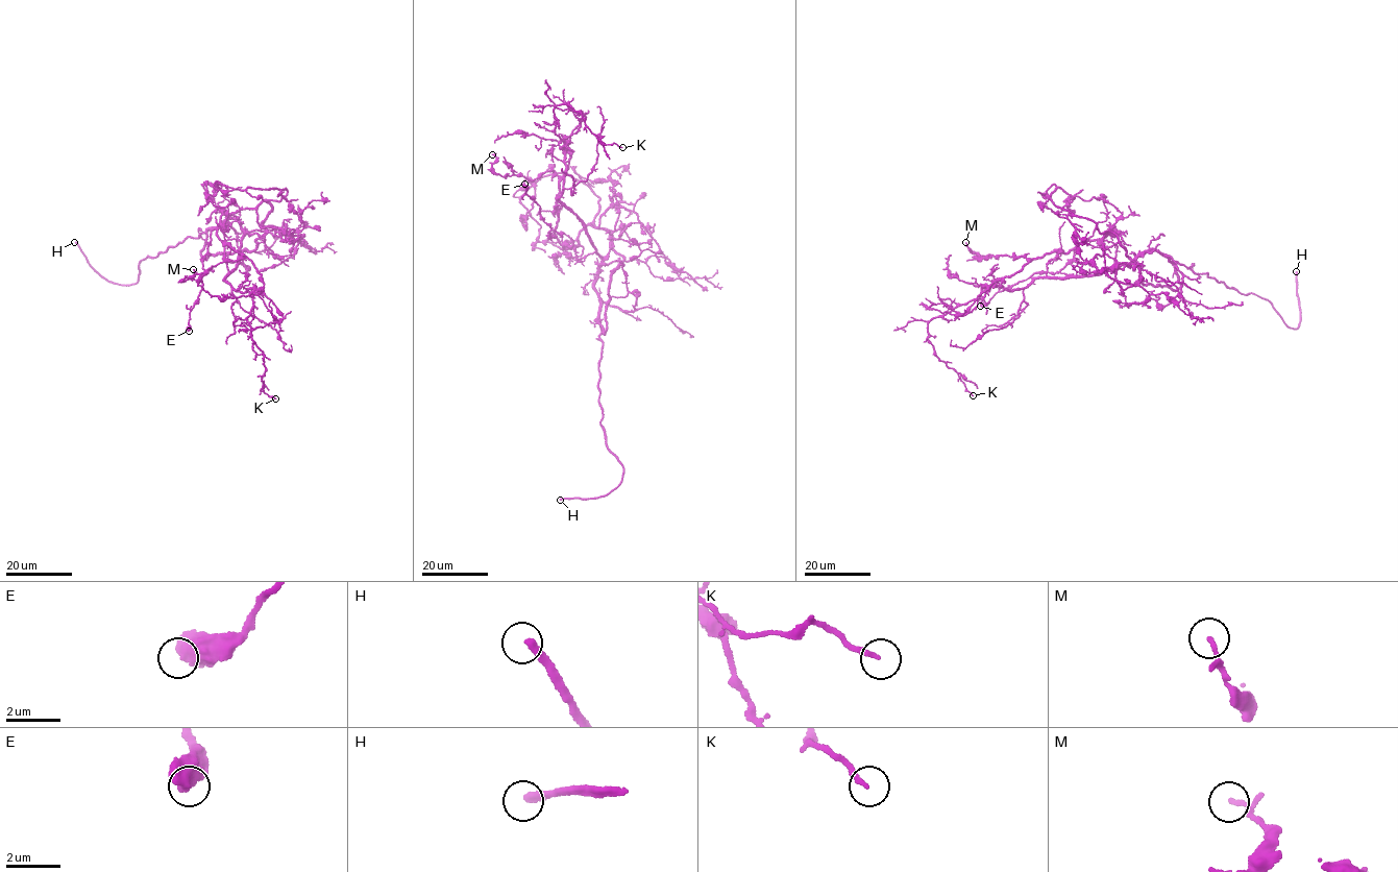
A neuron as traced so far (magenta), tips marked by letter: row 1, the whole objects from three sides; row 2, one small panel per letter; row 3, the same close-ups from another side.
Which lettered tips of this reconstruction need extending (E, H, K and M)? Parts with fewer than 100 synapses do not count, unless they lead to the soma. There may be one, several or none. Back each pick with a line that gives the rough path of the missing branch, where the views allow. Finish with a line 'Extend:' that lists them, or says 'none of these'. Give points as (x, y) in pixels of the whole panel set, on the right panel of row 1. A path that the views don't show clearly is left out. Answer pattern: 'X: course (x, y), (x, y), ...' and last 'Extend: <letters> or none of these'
Extend: H

